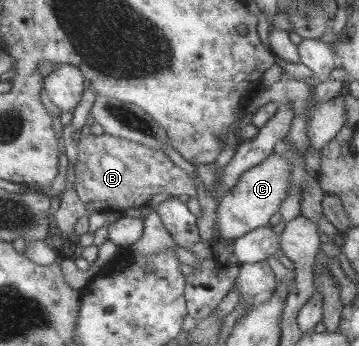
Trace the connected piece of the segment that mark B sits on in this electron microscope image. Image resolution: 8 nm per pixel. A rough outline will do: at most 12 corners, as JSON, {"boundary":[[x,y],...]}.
{"boundary":[[81,137],[75,186],[122,214],[153,194],[193,198],[196,180],[149,145]]}

